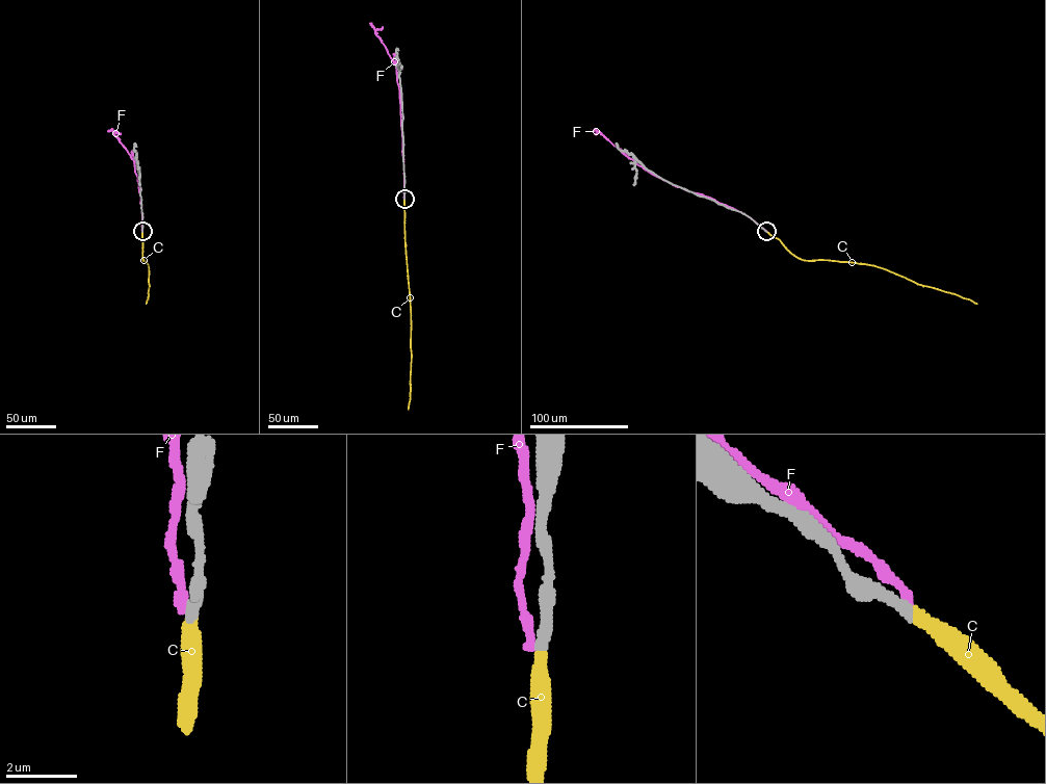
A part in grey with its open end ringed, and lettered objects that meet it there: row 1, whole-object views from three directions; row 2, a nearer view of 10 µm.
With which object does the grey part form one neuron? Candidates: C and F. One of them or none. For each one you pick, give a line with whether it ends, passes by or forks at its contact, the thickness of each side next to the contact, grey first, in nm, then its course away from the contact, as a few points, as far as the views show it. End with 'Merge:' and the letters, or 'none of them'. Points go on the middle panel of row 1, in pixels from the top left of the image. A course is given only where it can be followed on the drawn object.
C: it ends; calibres 360 and 400 nm; course (404, 199), (411, 354), (408, 409)
Merge: C

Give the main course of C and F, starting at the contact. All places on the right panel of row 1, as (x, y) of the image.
C: (766, 231), (802, 259), (873, 265), (976, 304)
F: (766, 231), (731, 207), (652, 175), (597, 130), (591, 131)

